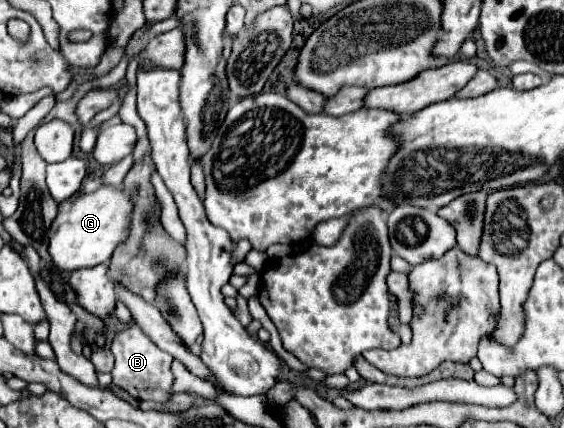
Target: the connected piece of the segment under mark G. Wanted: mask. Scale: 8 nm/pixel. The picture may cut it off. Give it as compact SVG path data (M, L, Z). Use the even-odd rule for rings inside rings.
M102 185L94 193L80 193L74 197L68 211L60 211L48 231L48 253L58 273L76 271L106 263L112 251L126 239L132 215L132 201L122 187Z

